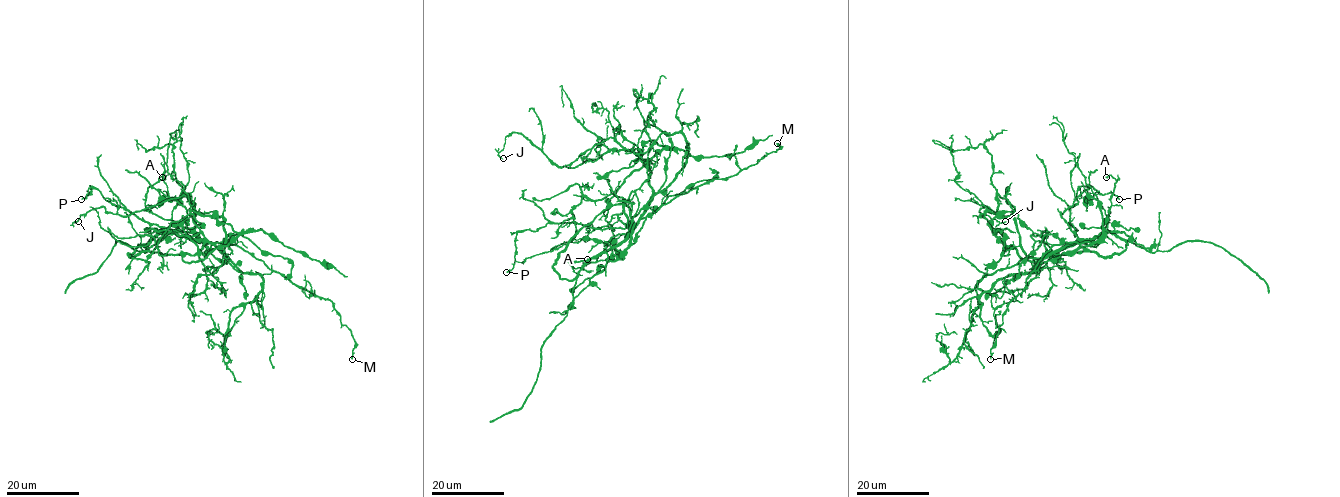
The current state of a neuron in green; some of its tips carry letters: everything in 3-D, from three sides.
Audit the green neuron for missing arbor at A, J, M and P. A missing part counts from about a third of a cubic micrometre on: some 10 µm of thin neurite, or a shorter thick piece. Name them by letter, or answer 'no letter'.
no letter

